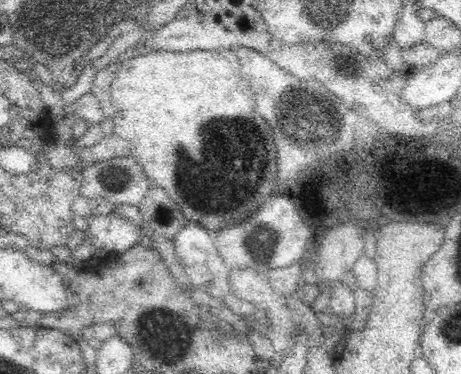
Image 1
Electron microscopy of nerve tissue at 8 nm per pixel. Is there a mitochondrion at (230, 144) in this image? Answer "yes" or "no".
yes

